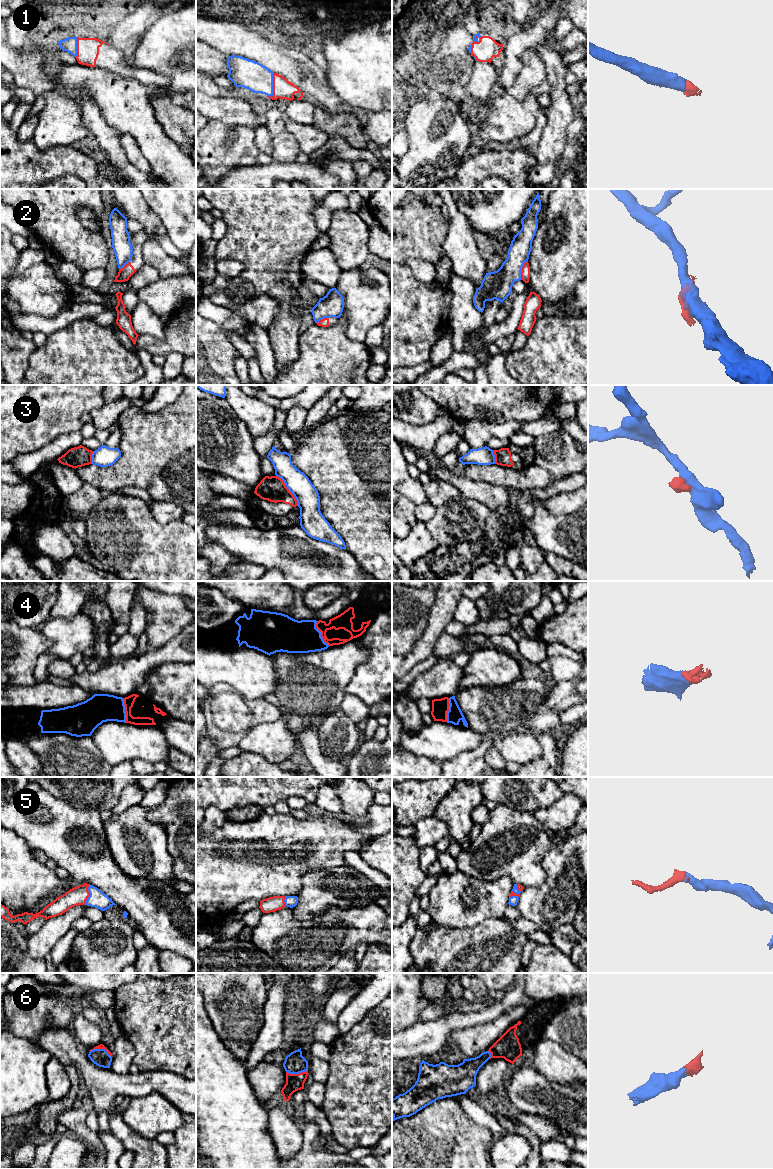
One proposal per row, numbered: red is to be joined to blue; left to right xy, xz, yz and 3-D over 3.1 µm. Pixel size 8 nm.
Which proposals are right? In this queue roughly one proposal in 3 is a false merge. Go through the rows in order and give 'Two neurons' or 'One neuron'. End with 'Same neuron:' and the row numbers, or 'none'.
1: One neuron
2: Two neurons
3: Two neurons
4: One neuron
5: One neuron
6: One neuron
Same neuron: 1, 4, 5, 6

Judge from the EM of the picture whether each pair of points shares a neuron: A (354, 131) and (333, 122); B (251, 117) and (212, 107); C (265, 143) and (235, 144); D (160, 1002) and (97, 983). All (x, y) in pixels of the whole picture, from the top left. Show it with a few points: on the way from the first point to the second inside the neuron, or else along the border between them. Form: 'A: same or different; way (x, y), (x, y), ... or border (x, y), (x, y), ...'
A: same; way (349, 128), (346, 125), (338, 124)
B: same; way (241, 113), (222, 108)
C: different; border (253, 129), (255, 144), (259, 151)
D: different; border (126, 983), (118, 986), (113, 991)

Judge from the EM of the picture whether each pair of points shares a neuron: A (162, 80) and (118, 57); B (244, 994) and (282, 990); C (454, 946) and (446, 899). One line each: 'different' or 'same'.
A: same
B: different
C: different

